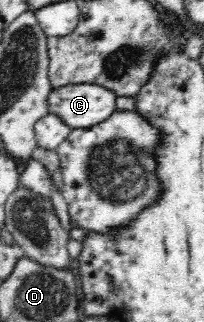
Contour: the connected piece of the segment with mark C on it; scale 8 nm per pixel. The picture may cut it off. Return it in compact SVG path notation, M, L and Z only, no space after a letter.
M93 84L56 87L49 93L48 109L75 129L92 127L115 110L116 94Z

